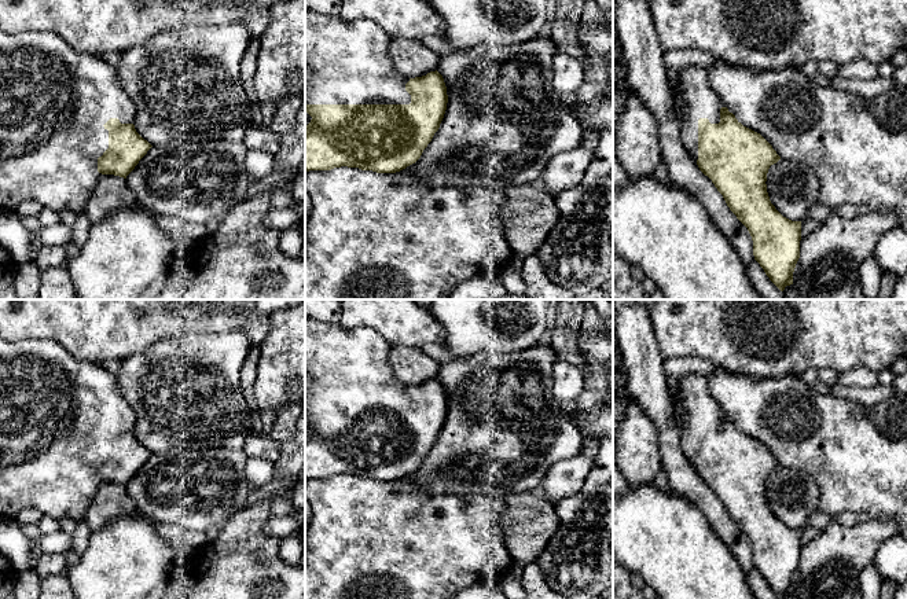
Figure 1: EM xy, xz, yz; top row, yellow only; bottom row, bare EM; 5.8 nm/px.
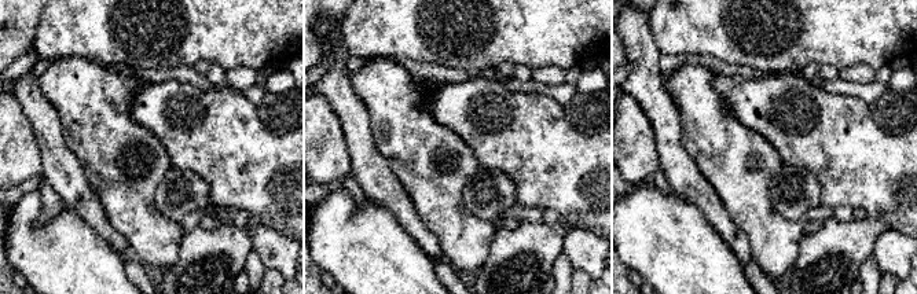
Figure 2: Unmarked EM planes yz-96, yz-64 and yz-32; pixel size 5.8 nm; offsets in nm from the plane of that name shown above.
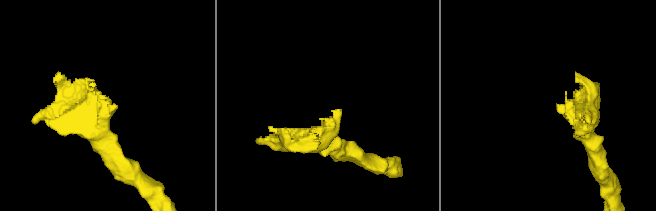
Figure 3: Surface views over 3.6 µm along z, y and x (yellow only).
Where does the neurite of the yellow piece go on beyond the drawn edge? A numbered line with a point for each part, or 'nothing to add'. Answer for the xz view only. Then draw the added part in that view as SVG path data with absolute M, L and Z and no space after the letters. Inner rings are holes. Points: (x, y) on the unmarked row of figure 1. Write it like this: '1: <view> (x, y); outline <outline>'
1: xz (346, 367); outline M341 300L339 324L333 326L305 316L305 412L410 412L411 403L405 398L410 386L400 383L393 374L389 353L393 343L443 343L445 332L427 308L415 300Z

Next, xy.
1: xy (54, 408); outline M0 338L0 517L14 519L25 508L37 508L55 519L63 517L77 522L85 519L85 512L102 485L102 481L98 479L98 466L109 456L109 438L103 433L110 426L118 426L121 431L133 431L135 426L135 412L118 389L117 375L104 370L102 364L77 360L52 339L8 342Z

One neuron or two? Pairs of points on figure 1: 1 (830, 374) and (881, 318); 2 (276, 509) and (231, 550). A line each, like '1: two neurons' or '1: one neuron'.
1: two neurons
2: two neurons

